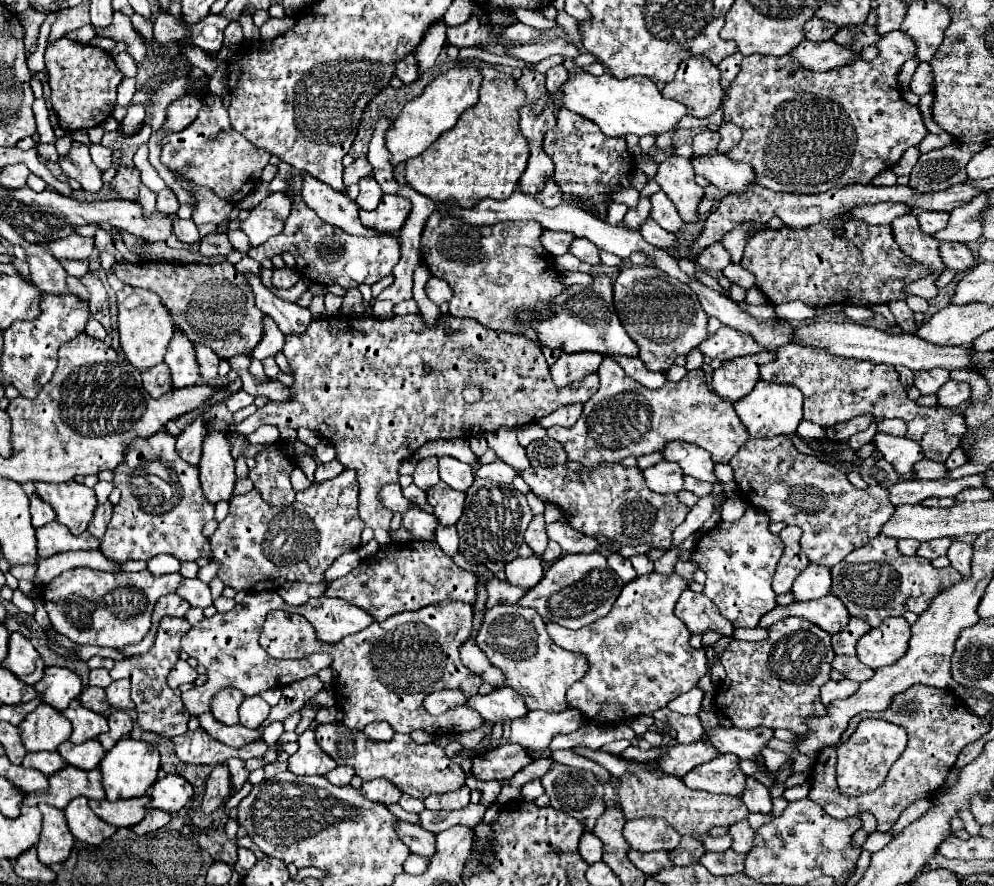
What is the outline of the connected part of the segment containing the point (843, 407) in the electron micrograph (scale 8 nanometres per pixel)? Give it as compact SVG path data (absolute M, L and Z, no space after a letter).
M789 342L789 344L785 344L777 350L773 362L767 362L767 364L761 366L761 378L767 380L767 382L781 382L781 384L797 386L805 396L805 406L803 406L805 420L811 420L811 422L815 422L823 428L833 426L837 422L851 420L853 416L859 416L859 414L865 414L865 412L871 412L877 418L901 418L907 424L905 438L915 440L923 448L925 458L929 458L929 460L945 462L947 456L951 454L951 450L959 446L961 436L967 430L965 418L959 416L959 414L953 414L949 408L943 408L943 406L923 408L923 406L917 406L913 400L909 400L907 392L903 390L903 386L899 382L899 374L893 366L865 362L865 360L857 360L857 358L835 356L835 354L827 352L825 348L813 348L813 346L803 346L803 344L797 344L797 342Z

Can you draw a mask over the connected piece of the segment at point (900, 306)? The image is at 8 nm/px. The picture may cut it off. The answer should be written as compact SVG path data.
M893 300L893 302L887 302L891 314L895 316L895 322L897 326L901 326L903 332L913 332L915 330L915 322L913 322L913 312L911 308L903 302L903 300Z

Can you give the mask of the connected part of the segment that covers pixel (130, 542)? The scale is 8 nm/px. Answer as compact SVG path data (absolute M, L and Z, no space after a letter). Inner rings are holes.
M159 430L157 434L149 436L149 438L135 438L125 454L125 460L113 470L115 474L115 486L121 490L121 500L113 510L113 518L107 526L105 538L101 542L101 552L107 558L119 560L119 562L127 562L127 560L149 560L157 554L173 554L177 556L181 562L187 560L199 560L199 558L209 558L211 556L211 544L209 538L203 536L203 526L205 522L209 522L215 514L215 506L211 502L207 502L203 492L197 492L197 488L201 490L201 482L199 482L199 474L197 468L191 466L189 462L185 462L177 450L175 450L175 438L171 434L167 434L165 430ZM157 480L161 480L157 488L149 488L149 482L155 484Z

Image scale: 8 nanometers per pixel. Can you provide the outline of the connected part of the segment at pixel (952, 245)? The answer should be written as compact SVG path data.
M941 242L939 246L943 264L955 272L963 272L973 266L973 252L969 250L967 244L961 242Z

